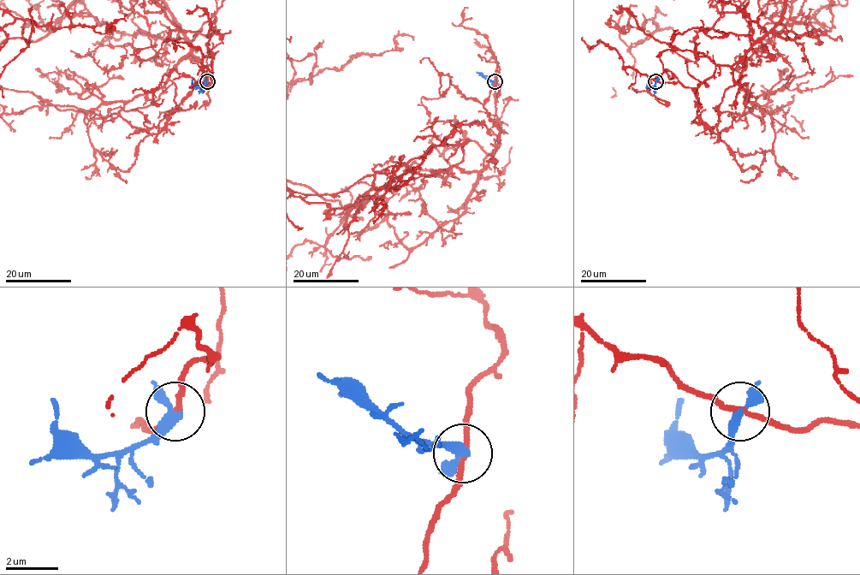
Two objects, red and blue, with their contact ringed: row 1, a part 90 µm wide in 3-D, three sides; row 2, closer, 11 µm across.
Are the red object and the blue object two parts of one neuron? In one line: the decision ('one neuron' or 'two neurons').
two neurons

